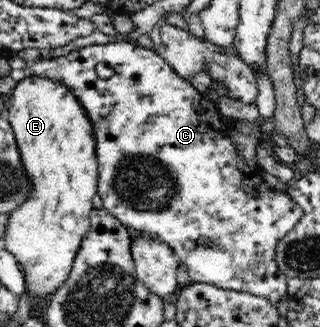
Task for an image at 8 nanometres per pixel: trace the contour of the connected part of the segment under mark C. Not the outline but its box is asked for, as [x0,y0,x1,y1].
[29,41,303,306]

